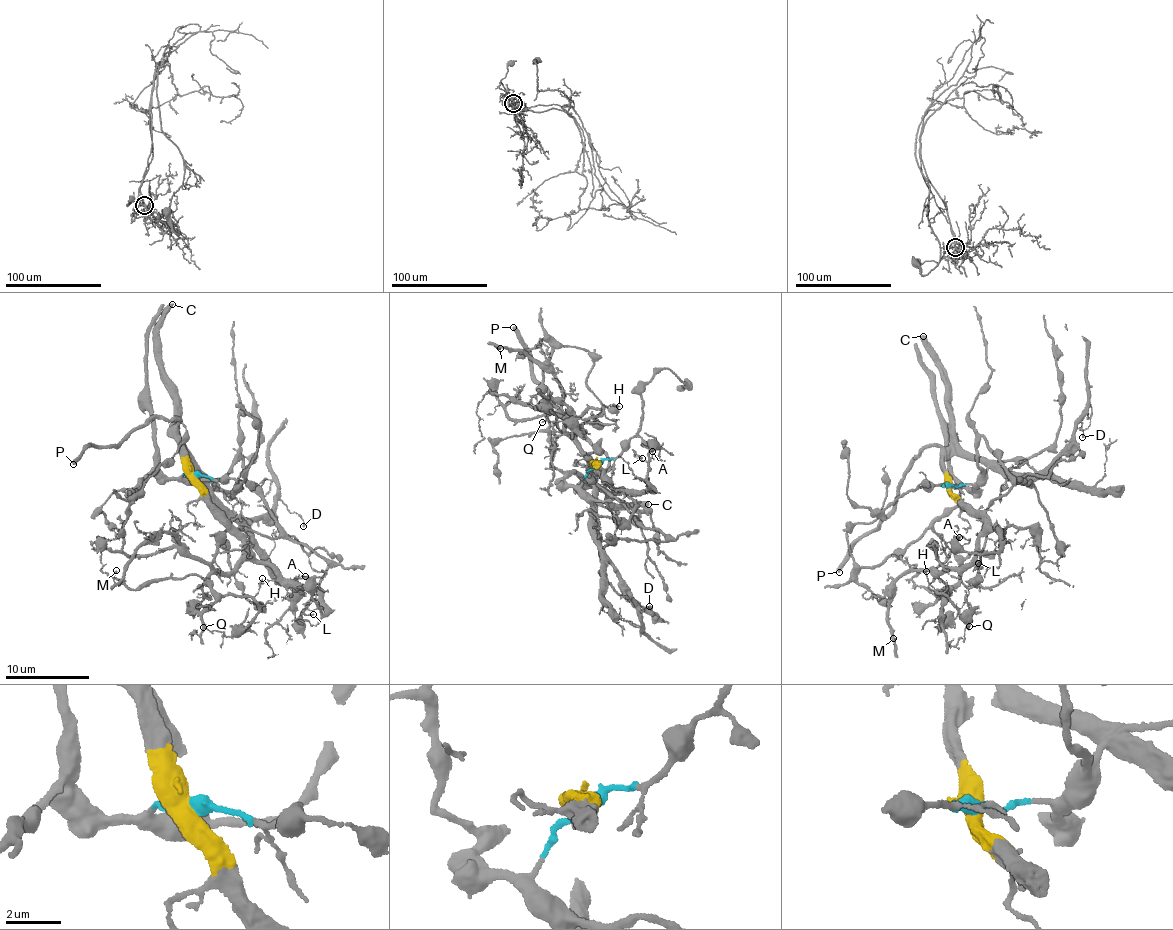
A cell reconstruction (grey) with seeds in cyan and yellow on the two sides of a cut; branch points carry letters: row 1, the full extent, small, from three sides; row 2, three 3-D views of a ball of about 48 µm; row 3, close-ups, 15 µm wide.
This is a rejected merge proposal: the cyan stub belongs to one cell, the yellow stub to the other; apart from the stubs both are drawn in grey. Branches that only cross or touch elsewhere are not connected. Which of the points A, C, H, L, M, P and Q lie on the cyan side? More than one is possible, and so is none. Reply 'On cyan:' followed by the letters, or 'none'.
On cyan: none

